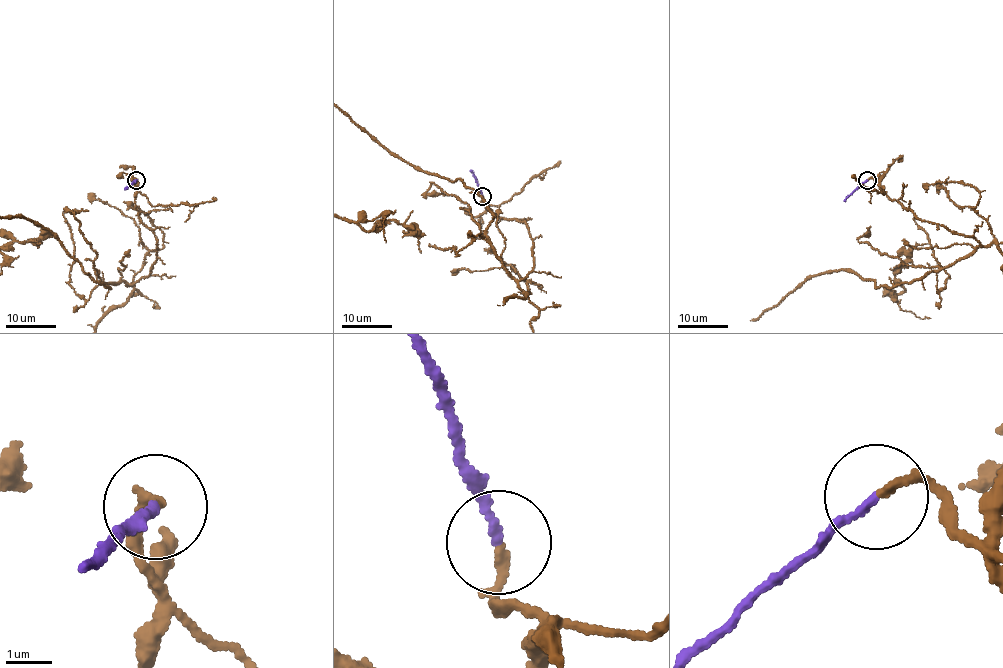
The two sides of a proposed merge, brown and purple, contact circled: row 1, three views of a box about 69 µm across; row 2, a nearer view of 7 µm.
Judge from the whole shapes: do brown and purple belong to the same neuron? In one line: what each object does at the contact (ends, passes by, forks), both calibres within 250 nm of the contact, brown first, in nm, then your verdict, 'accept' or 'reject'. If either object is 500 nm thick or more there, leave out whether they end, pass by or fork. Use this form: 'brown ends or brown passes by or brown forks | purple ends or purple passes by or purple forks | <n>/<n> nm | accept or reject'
brown passes by | purple ends | 130/170 nm | accept

